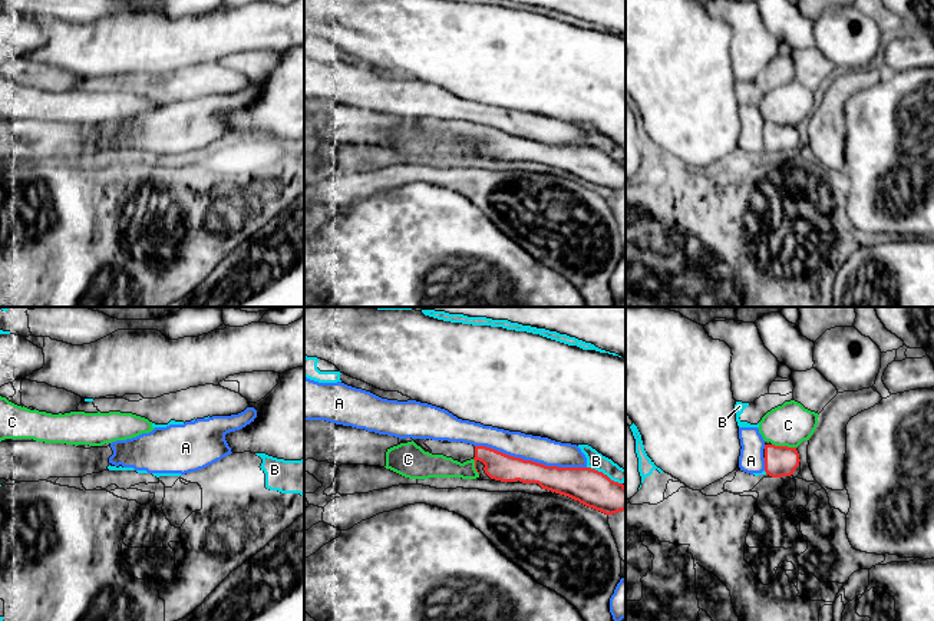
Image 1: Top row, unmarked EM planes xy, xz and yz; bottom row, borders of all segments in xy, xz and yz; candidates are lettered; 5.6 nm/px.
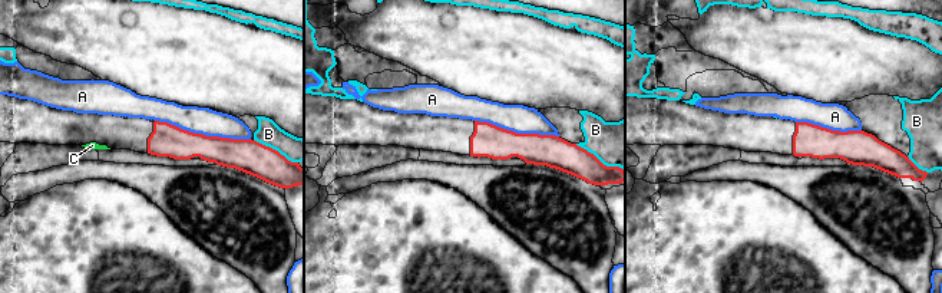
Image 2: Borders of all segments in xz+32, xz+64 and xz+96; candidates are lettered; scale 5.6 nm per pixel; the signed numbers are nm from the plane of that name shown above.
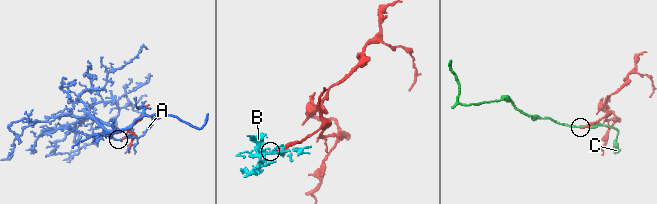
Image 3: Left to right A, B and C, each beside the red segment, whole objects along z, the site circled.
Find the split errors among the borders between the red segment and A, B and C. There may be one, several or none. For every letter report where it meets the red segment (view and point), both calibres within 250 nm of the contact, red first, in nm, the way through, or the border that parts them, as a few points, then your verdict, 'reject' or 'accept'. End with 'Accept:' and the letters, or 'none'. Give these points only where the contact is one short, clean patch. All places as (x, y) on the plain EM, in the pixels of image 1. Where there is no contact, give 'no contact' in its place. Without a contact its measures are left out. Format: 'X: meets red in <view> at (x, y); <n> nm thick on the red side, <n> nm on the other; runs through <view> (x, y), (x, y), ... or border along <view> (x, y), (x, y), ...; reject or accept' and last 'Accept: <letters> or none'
A: meets red in xz at (531, 139); 160 nm thick on the red side, 150 nm on the other; reject
B: meets red in xz at (603, 152); 200 nm thick on the red side, 100 nm on the other; reject
C: meets red in yz at (784, 125); 180 nm thick on the red side, 240 nm on the other; reject
Accept: none

